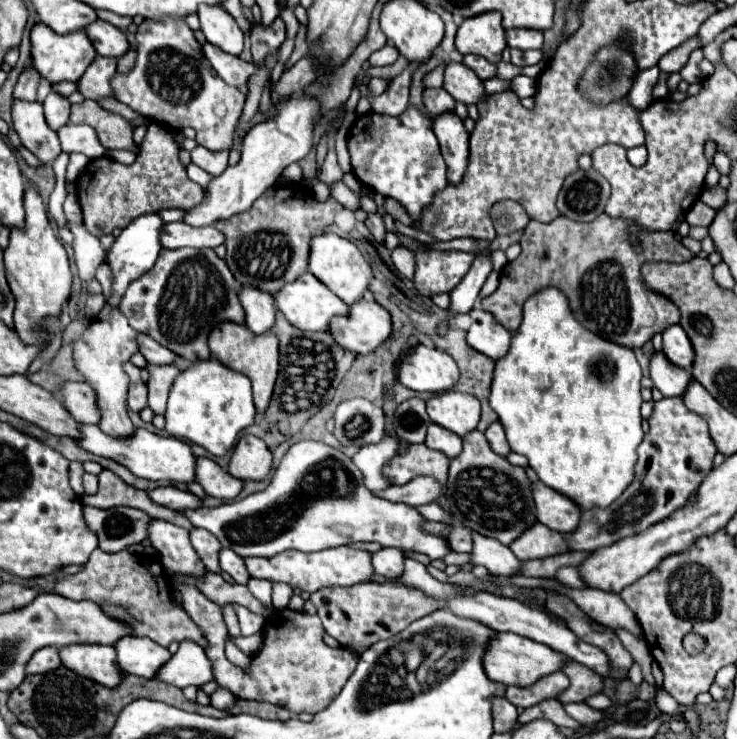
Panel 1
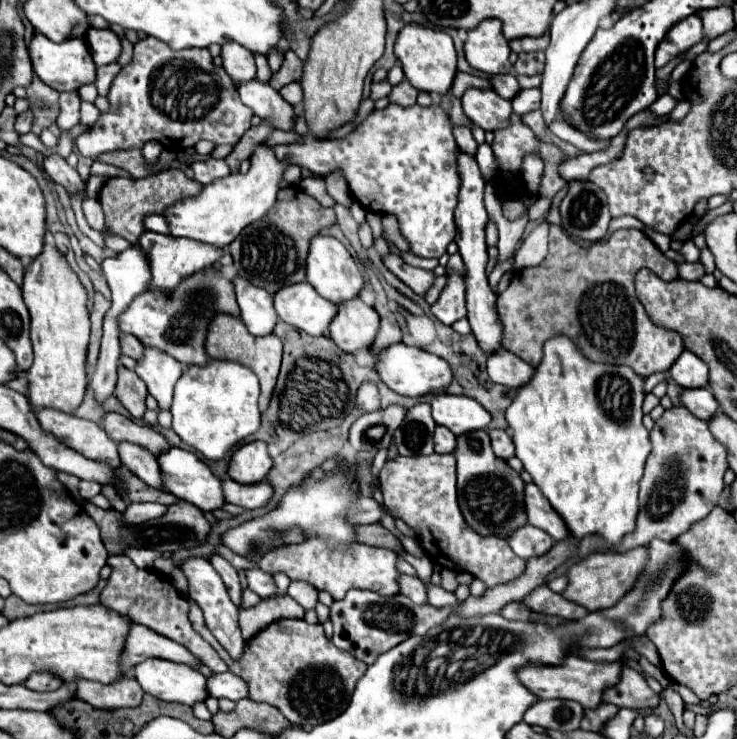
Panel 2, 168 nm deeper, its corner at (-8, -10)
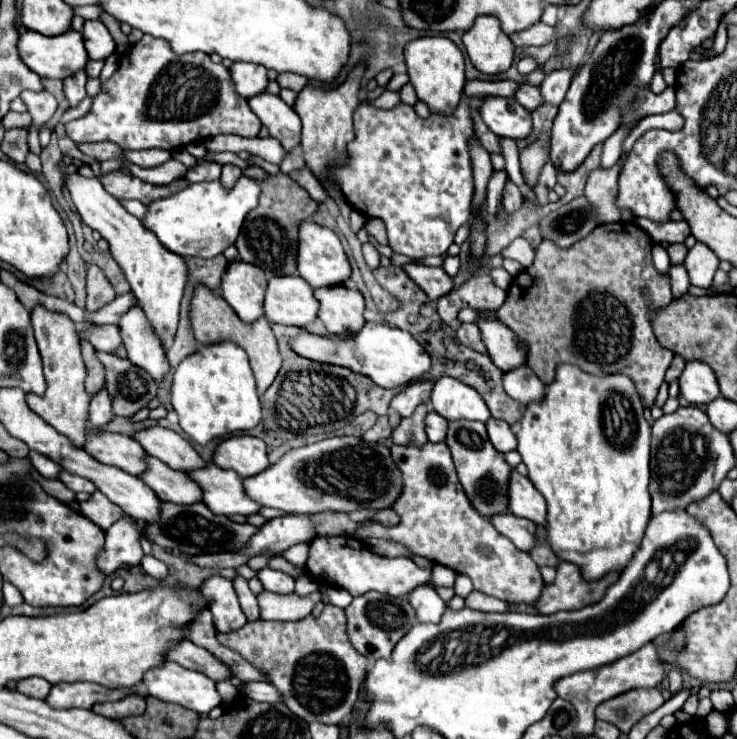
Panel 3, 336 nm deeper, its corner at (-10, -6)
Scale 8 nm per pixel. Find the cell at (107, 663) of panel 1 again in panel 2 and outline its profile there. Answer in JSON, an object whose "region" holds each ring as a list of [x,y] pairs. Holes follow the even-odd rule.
{"region":[[[124,677],[112,685],[100,685],[96,681],[78,679],[76,687],[78,687],[76,691],[78,699],[104,711],[120,707],[138,707],[144,697],[144,691],[138,687],[136,679],[132,677]]]}

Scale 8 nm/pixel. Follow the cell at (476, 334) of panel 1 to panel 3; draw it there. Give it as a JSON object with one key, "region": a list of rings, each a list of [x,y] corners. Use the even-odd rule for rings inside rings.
{"region":[[[520,365],[504,373],[502,383],[504,383],[504,391],[512,399],[520,401],[522,405],[540,401],[544,395],[544,383],[538,379],[538,375],[534,375],[534,371],[530,371],[528,365]]]}

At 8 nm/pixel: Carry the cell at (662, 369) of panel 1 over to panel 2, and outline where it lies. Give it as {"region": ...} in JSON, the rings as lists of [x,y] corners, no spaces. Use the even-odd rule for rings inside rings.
{"region":[[[682,389],[682,403],[690,413],[694,413],[702,421],[710,421],[720,413],[720,405],[716,403],[714,395],[708,389],[696,389],[696,391]]]}

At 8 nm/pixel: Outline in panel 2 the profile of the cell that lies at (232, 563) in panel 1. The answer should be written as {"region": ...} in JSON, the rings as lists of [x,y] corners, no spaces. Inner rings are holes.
{"region":[[[250,569],[250,571],[246,571],[246,577],[248,577],[248,587],[254,593],[258,593],[262,599],[272,597],[276,593],[276,583],[274,583],[272,575],[268,575],[260,569]]]}

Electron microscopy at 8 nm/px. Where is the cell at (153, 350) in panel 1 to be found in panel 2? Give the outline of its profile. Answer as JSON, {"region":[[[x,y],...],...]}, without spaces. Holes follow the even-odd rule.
{"region":[[[122,333],[122,335],[120,335],[120,349],[122,349],[122,355],[128,355],[128,357],[132,357],[132,359],[140,359],[144,347],[142,347],[142,343],[140,343],[134,335]]]}

